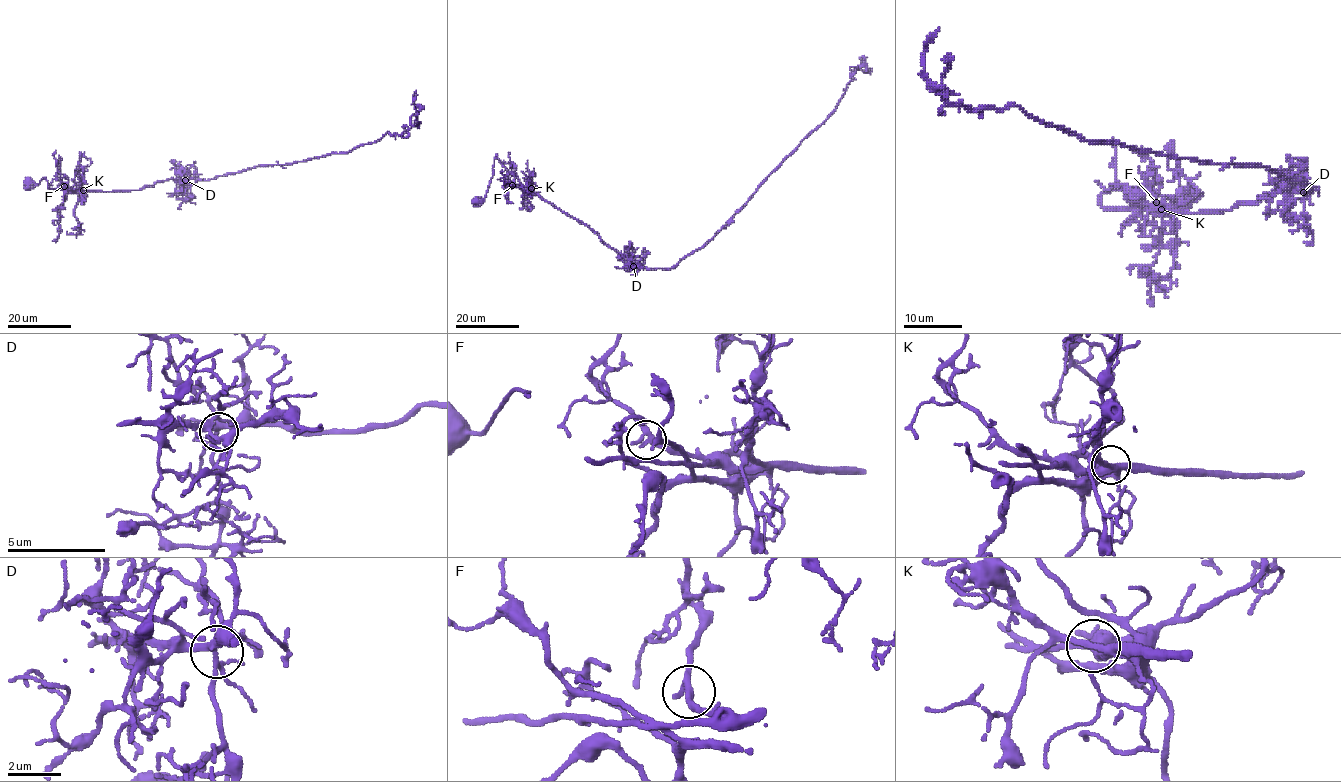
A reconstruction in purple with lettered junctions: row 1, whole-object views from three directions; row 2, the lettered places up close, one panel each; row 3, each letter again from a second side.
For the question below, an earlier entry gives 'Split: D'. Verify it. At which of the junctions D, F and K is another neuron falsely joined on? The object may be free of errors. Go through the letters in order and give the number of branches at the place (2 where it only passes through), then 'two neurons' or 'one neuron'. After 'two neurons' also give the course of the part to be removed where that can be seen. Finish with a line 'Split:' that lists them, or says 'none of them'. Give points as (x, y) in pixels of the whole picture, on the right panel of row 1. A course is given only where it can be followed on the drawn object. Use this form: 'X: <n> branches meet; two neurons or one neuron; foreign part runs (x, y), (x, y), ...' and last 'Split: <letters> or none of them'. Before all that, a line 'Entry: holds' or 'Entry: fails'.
Entry: fails
D: 7 branches meet; one neuron
F: 2 branches meet; one neuron
K: 3 branches meet; one neuron
Split: none of them

